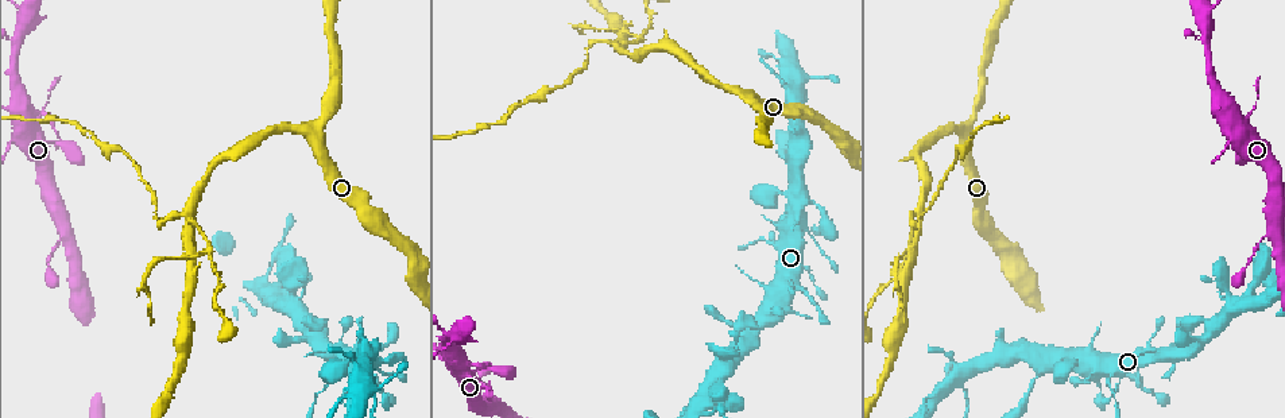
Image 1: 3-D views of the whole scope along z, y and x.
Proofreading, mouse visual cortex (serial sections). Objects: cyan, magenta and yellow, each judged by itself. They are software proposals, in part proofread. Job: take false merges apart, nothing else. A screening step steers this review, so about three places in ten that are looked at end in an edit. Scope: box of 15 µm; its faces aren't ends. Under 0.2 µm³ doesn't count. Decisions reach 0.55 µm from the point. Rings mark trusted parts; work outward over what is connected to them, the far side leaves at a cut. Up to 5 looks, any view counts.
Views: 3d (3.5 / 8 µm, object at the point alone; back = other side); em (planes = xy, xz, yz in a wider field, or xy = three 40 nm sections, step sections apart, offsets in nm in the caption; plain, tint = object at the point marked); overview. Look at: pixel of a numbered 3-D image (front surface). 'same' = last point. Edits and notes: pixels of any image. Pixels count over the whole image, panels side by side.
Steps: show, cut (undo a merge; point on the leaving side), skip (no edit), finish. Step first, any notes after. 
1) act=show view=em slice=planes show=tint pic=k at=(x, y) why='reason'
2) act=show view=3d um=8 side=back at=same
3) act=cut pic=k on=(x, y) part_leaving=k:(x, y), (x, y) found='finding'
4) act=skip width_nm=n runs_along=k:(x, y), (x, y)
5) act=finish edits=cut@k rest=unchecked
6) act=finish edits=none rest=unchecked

act=show view=3d um=3.5 pic=1 at=(770, 240) why='sudden change in width'

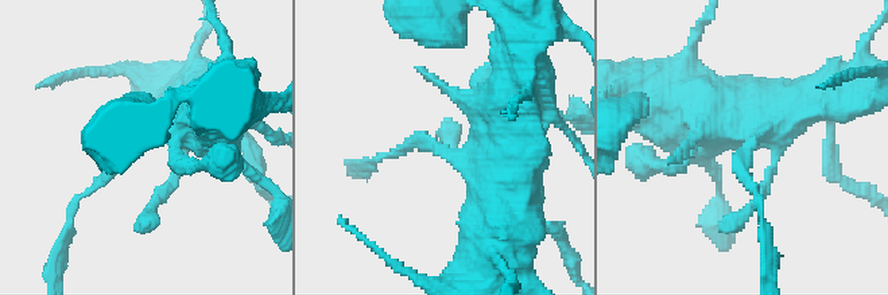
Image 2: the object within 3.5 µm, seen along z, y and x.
act=show view=em slice=xy step=1 show=tint pic=2 at=(440, 151) arm_widths_nm=100,500 why='shape alone is not enough'

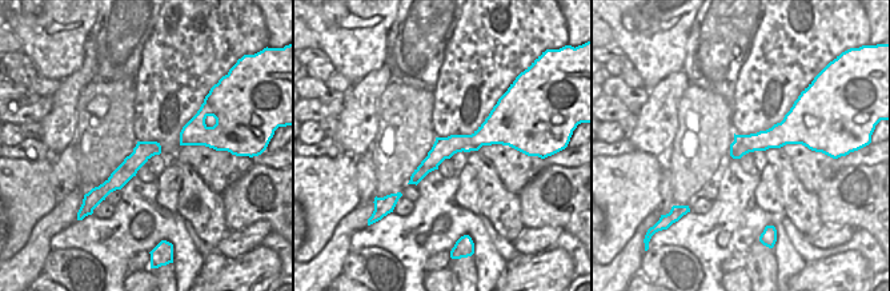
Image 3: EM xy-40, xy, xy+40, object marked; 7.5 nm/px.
act=skip width_nm=160 runs_along=3:(512, 138), (453, 143), (413, 180) found='all the same cell'

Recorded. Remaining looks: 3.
act=show view=3d um=8 pic=1 at=(796, 90) why='thin arm on a thick one'

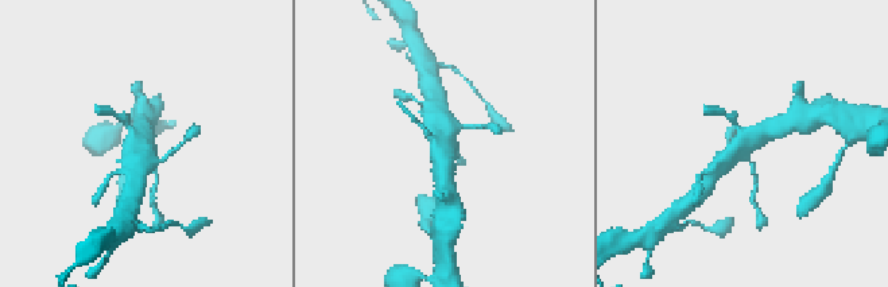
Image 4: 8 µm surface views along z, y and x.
act=show view=em slice=xy step=3 show=tint pic=4 at=(742, 151) why='now the EM'

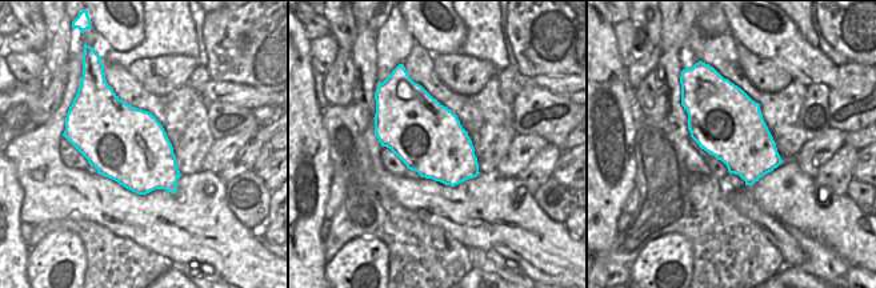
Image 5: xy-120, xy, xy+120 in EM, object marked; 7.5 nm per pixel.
act=skip runs_along=4:(775, 130), (767, 130), (713, 171) found='continuous, no second cell'

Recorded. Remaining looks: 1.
act=finish edits=none rest=unchecked

